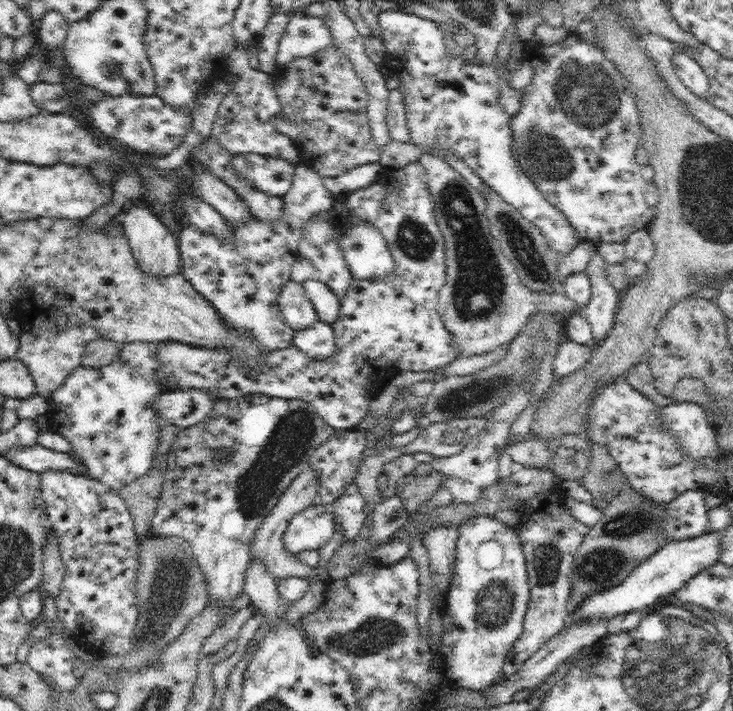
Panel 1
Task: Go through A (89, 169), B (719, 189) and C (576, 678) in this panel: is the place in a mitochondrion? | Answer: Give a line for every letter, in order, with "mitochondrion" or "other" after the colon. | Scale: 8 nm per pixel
A: other
B: mitochondrion
C: other

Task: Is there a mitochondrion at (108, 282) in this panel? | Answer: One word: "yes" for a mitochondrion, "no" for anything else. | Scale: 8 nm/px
no

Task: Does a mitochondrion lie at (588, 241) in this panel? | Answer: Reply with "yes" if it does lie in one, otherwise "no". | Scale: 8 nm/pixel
no

